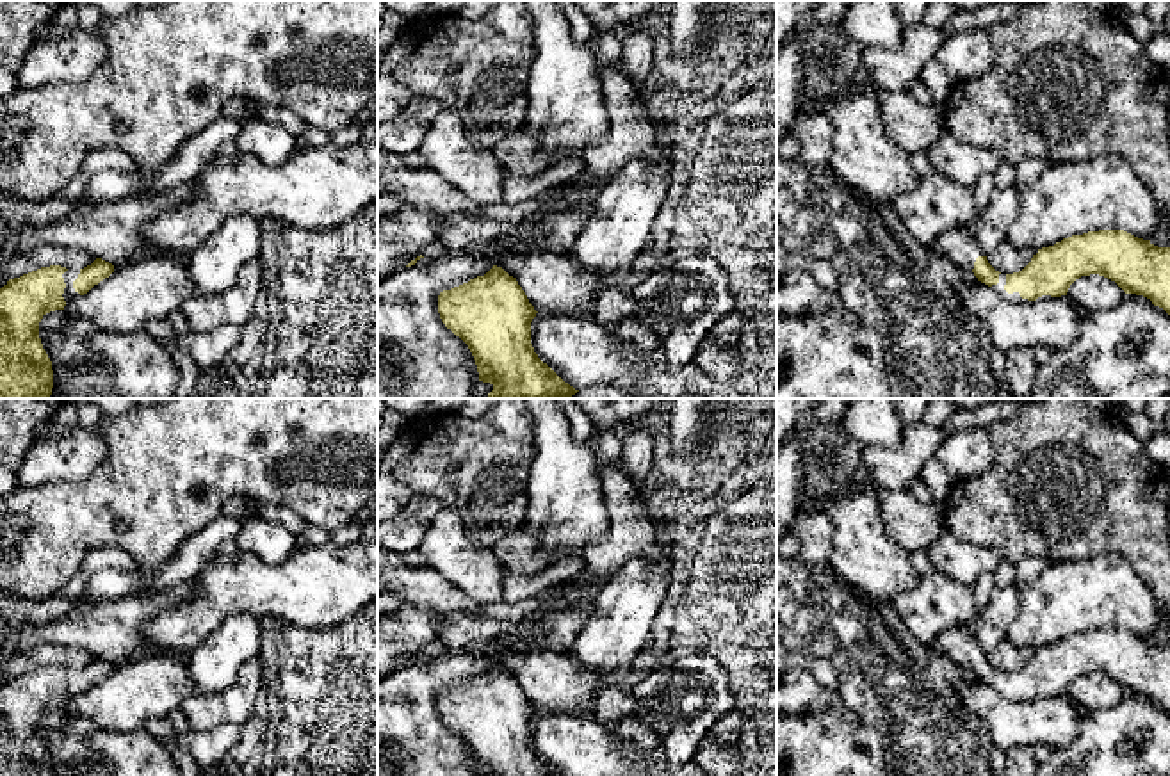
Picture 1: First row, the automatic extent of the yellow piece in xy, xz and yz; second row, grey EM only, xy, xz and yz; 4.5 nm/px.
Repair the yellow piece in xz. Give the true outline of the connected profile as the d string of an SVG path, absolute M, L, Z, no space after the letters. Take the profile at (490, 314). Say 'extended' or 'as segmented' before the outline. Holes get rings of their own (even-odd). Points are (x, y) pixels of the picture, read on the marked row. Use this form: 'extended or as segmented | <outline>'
as segmented | M502 267L440 292L438 313L468 345L479 381L493 386L488 399L570 399L579 392L534 352L531 322L538 311Z

